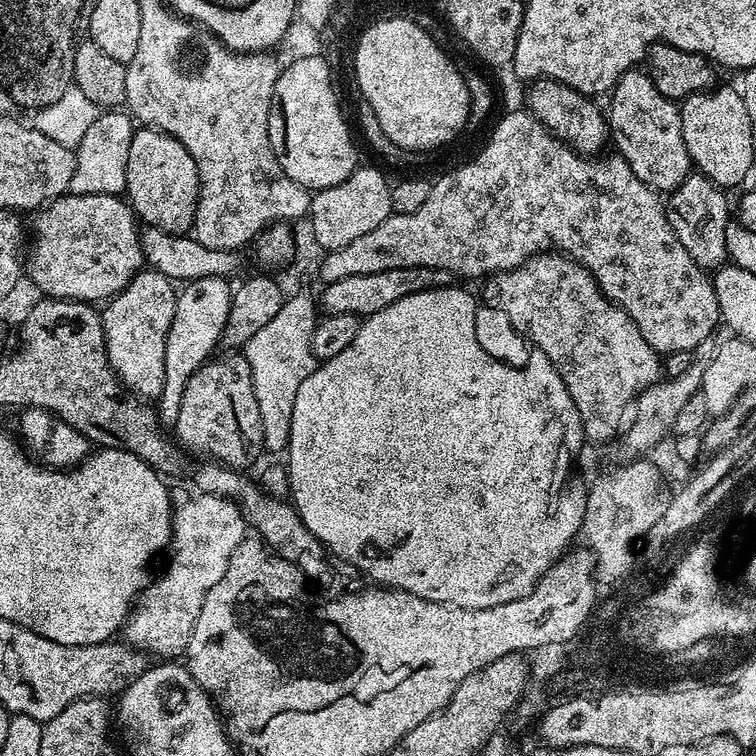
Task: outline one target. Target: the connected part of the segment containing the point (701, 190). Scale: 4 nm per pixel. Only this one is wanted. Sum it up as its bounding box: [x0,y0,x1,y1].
[666,174,730,270]

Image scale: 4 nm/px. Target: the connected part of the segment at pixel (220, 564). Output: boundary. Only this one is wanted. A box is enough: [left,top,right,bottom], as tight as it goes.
[122,494,246,658]

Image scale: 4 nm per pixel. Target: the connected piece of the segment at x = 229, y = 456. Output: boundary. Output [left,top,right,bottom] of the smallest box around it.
[174,354,264,470]

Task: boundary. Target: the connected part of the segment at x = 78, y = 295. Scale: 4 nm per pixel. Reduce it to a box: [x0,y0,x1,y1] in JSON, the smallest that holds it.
[26,194,146,302]

